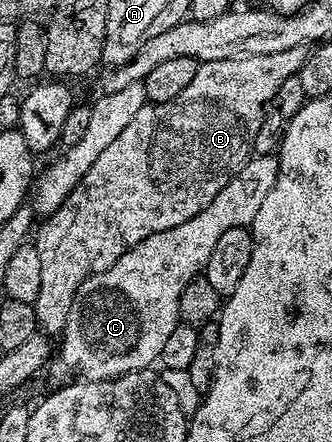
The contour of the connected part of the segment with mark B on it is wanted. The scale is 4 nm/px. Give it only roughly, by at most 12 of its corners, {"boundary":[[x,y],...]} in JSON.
{"boundary":[[309,49],[200,64],[35,229],[34,307],[210,206]]}

